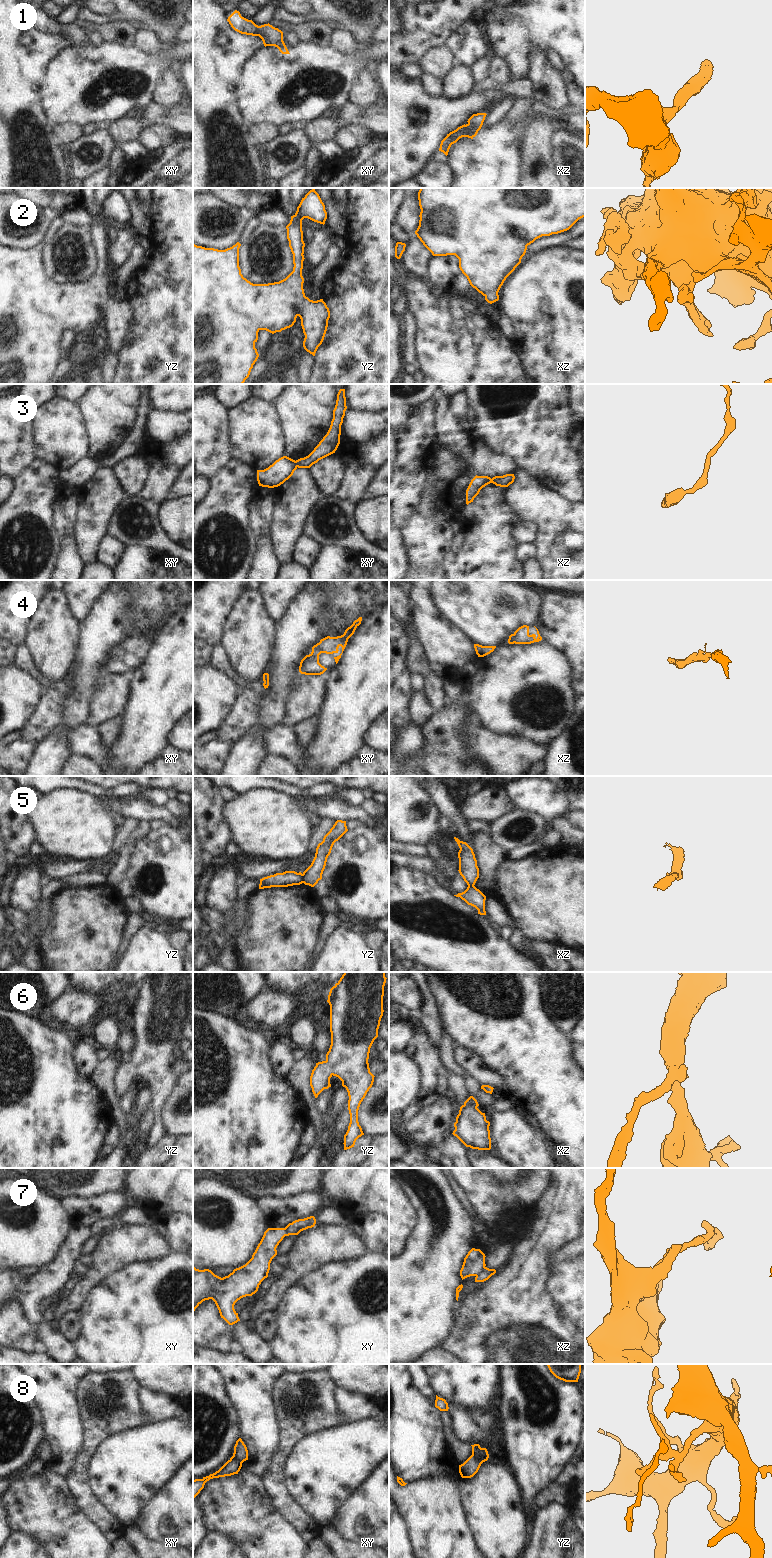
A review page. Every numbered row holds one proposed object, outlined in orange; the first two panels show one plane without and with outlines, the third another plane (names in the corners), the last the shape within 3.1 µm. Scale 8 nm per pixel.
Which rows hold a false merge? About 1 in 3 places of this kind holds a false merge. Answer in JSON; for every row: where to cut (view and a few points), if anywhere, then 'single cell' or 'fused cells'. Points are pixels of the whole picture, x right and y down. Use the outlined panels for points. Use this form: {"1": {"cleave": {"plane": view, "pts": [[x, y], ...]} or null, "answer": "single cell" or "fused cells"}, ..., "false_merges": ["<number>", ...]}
{"1": {"cleave": null, "answer": "single cell"}, "2": {"cleave": null, "answer": "single cell"}, "3": {"cleave": null, "answer": "single cell"}, "4": {"cleave": null, "answer": "single cell"}, "5": {"cleave": {"plane": "yz", "pts": [[301, 874], [303, 882]]}, "answer": "fused cells"}, "6": {"cleave": null, "answer": "single cell"}, "7": {"cleave": {"plane": "xz", "pts": [[485, 1267], [475, 1275]]}, "answer": "fused cells"}, "8": {"cleave": {"plane": "yz", "pts": [[472, 1453], [481, 1463]]}, "answer": "fused cells"}, "false_merges": ["5", "7", "8"]}

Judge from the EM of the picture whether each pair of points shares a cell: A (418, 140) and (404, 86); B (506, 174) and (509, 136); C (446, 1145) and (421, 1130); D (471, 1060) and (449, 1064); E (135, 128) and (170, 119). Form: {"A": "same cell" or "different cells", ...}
{"A": "same cell", "B": "same cell", "C": "different cells", "D": "different cells", "E": "same cell"}

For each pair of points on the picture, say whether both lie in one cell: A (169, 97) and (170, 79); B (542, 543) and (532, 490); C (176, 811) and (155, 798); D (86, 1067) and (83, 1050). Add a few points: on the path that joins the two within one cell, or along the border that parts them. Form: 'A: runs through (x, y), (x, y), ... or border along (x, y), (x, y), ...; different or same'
A: runs through (169, 93), (169, 83); same
B: runs through (545, 530), (545, 509), (539, 503); same
C: border along (169, 800), (163, 806); different
D: runs through (86, 1063), (85, 1054); same

